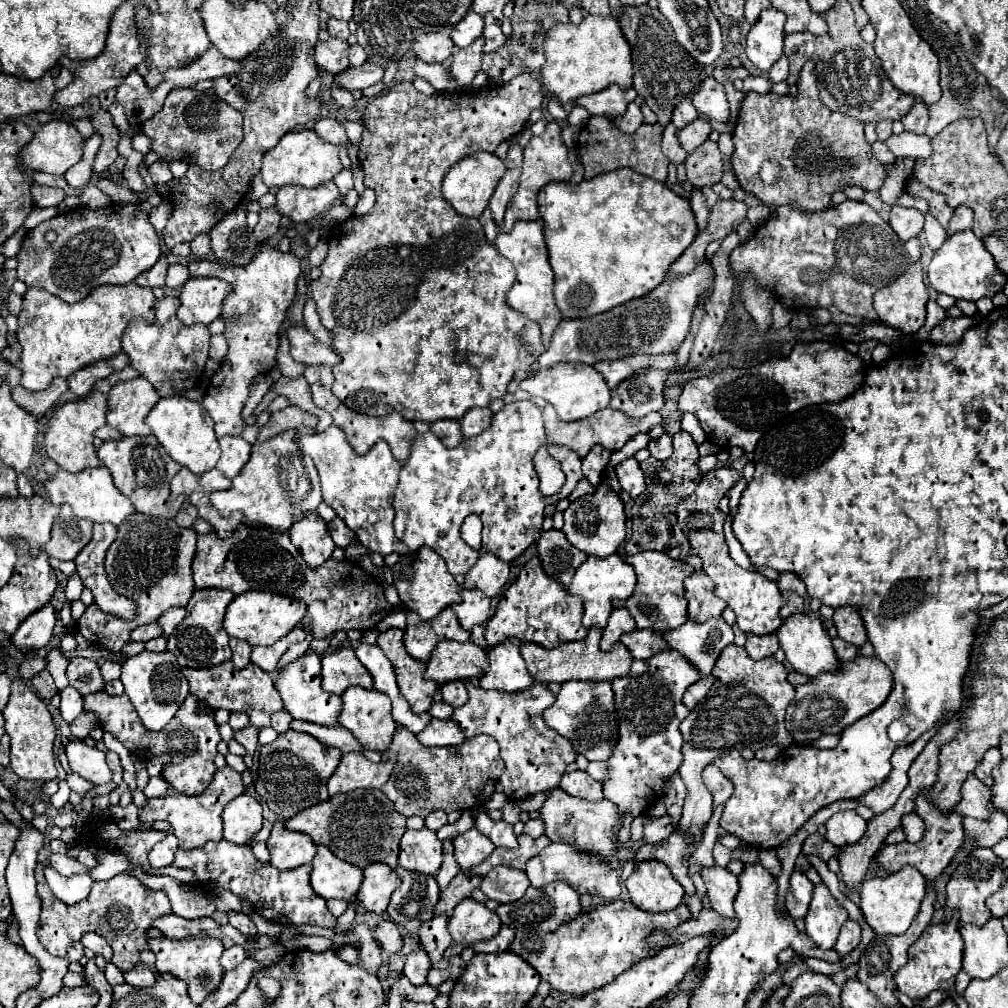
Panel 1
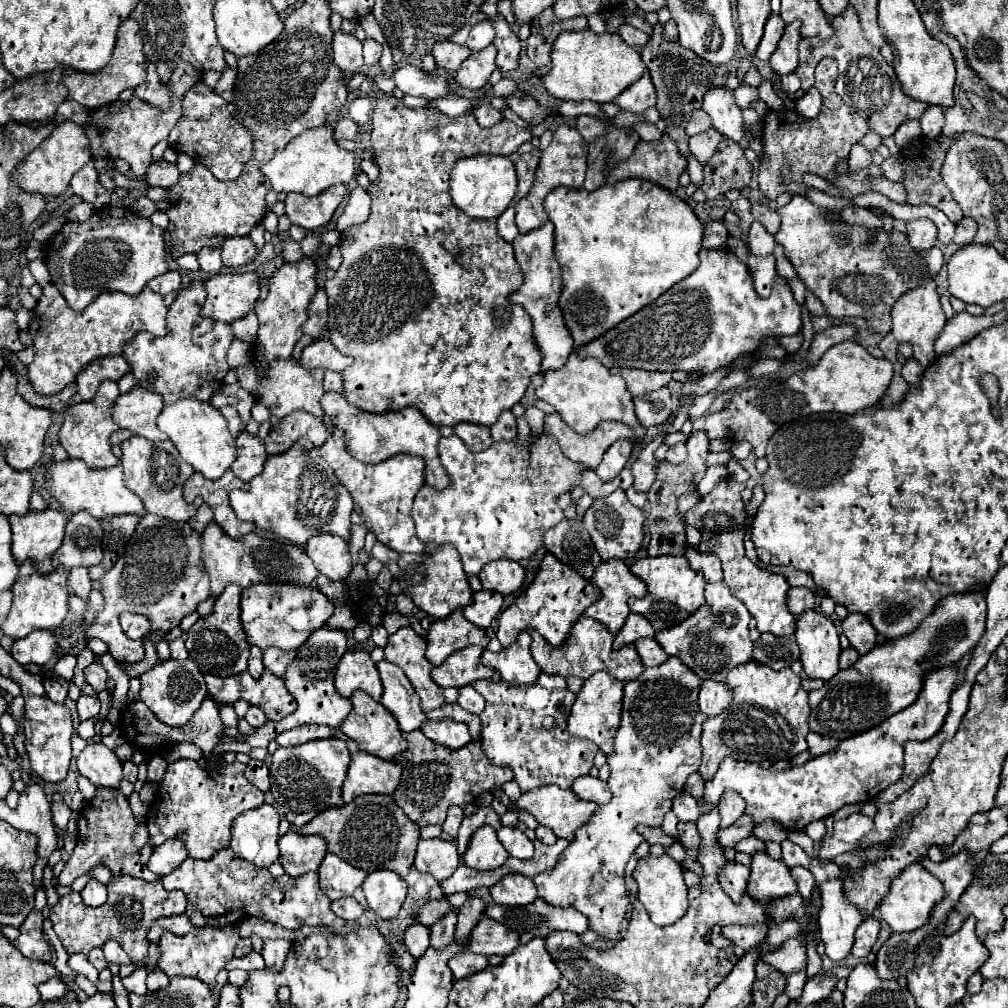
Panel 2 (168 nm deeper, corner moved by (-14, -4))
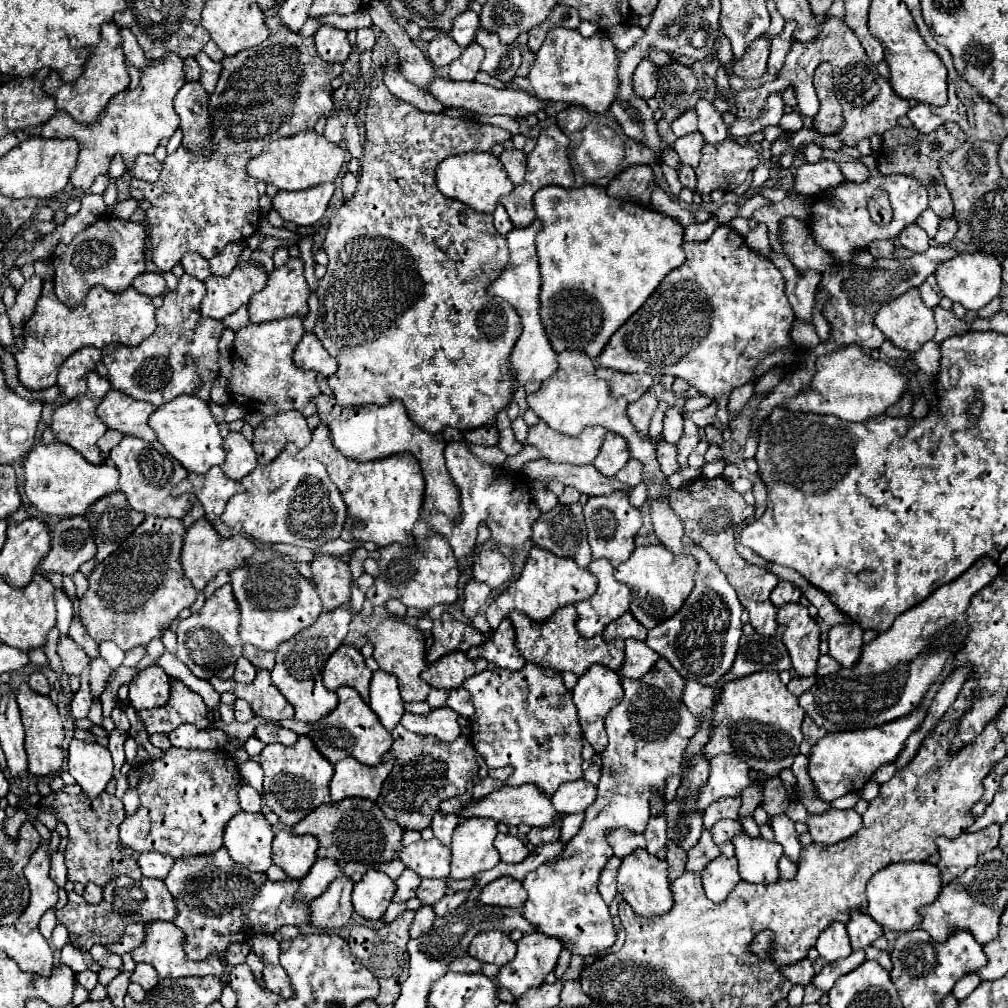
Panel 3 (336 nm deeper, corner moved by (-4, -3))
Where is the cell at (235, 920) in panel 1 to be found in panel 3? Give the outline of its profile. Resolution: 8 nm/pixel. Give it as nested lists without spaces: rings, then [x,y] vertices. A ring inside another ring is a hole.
[[[266,966],[264,980],[266,980],[266,988],[278,996],[292,996],[294,994],[290,978],[282,966]]]

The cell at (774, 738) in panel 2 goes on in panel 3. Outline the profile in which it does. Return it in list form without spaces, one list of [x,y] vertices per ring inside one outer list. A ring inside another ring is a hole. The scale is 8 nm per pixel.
[[[758,672],[744,680],[728,682],[724,696],[720,696],[720,704],[716,704],[716,730],[704,752],[710,758],[718,754],[734,754],[752,770],[764,772],[766,776],[778,776],[784,768],[790,768],[794,756],[800,754],[798,746],[804,740],[800,726],[804,716],[798,698],[788,692],[778,674]]]

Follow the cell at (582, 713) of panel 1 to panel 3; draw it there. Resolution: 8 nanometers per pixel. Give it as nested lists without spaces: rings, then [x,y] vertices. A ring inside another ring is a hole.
[[[594,664],[592,668],[588,668],[586,674],[582,674],[578,678],[578,684],[574,686],[572,690],[572,698],[574,698],[574,704],[578,708],[578,720],[580,720],[580,726],[582,726],[582,732],[584,732],[584,738],[590,742],[590,746],[602,754],[608,746],[608,736],[606,736],[606,728],[604,728],[604,718],[606,714],[616,706],[620,704],[620,700],[624,698],[624,690],[622,690],[622,680],[620,680],[620,674],[610,670],[610,668],[604,668],[600,664]]]

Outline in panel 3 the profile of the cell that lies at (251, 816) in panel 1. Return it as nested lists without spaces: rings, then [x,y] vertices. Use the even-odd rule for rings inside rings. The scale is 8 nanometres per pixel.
[[[238,812],[226,824],[224,846],[228,848],[232,860],[246,866],[248,870],[266,872],[272,866],[272,840],[272,826],[266,822],[262,812]]]

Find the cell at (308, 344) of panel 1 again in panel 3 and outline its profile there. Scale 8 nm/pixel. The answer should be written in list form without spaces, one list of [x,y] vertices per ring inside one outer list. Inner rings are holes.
[[[306,332],[302,336],[302,340],[298,342],[298,346],[294,348],[292,360],[294,360],[294,364],[298,368],[320,372],[326,378],[332,376],[338,370],[336,360],[324,350],[324,346],[320,344],[320,340],[312,332]]]

